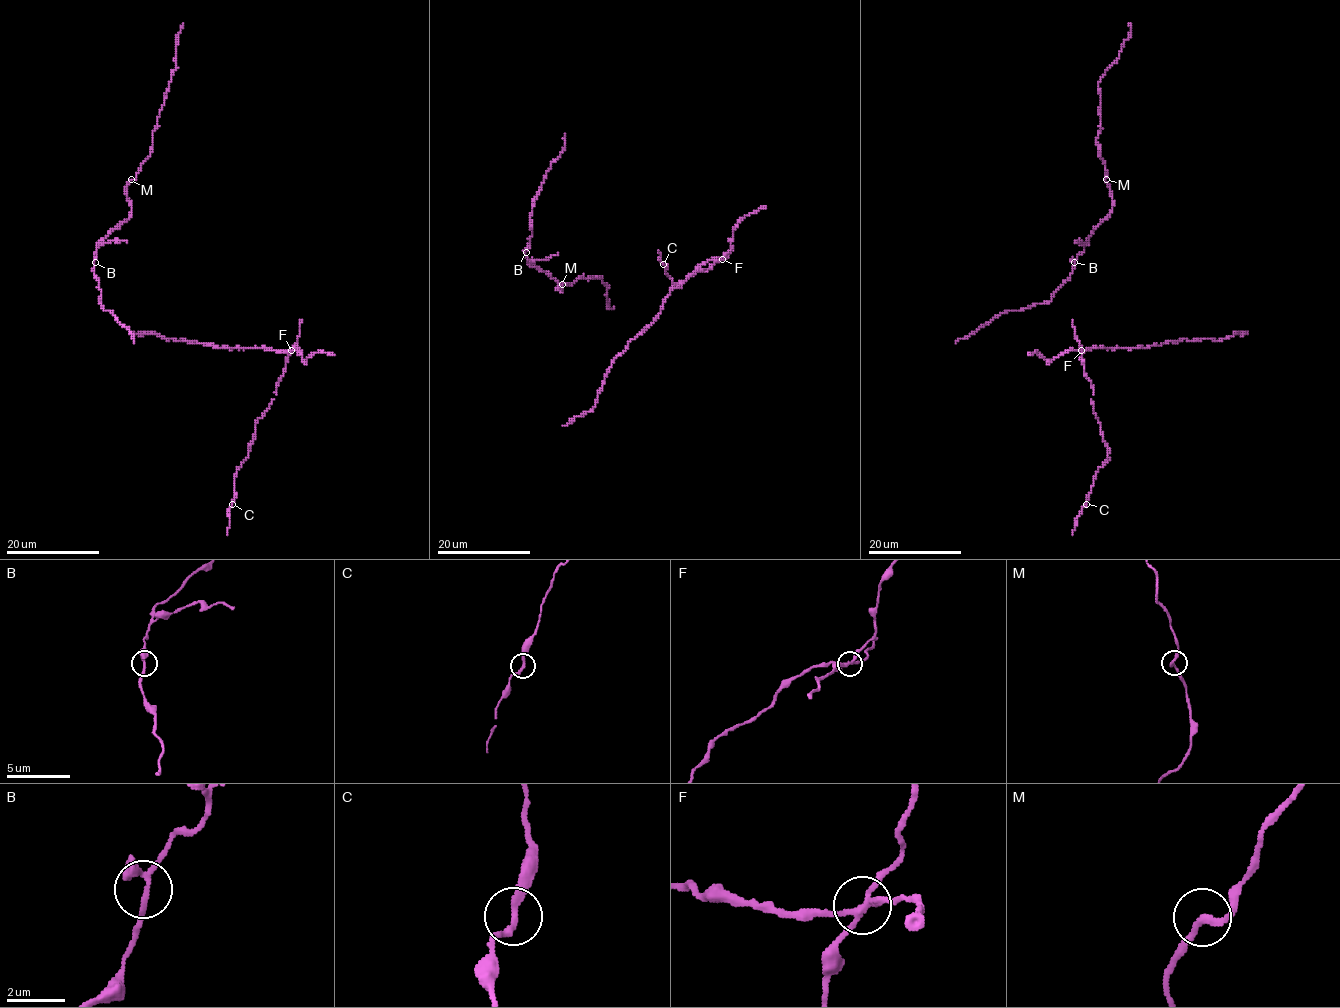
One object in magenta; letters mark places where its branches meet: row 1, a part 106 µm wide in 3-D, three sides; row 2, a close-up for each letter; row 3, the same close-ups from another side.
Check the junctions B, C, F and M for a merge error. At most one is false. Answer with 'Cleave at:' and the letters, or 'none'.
Cleave at: F

